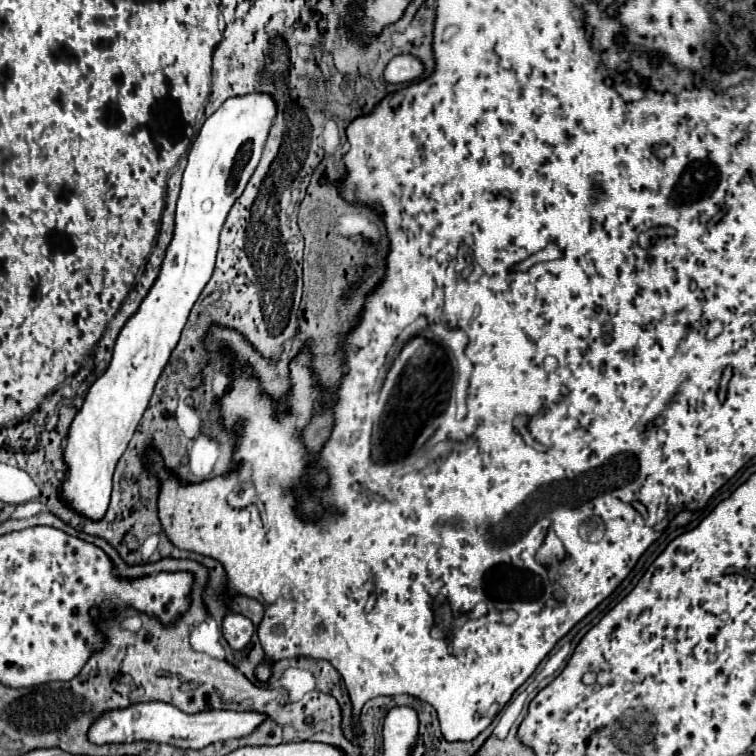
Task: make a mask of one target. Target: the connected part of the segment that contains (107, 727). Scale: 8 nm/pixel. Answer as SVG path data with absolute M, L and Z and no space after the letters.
M161 701L135 703L133 707L109 711L101 715L89 729L89 741L95 745L105 743L133 743L133 741L155 741L167 743L181 749L203 749L217 741L239 739L253 733L267 717L257 711L203 711L195 715L187 715L177 707Z

